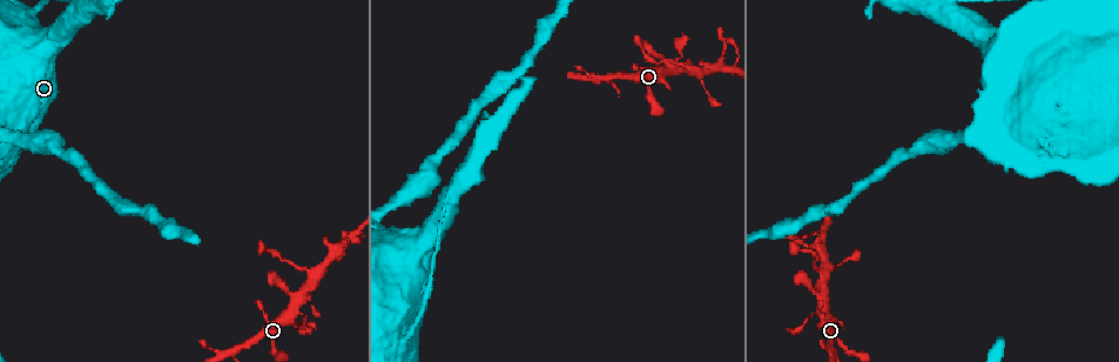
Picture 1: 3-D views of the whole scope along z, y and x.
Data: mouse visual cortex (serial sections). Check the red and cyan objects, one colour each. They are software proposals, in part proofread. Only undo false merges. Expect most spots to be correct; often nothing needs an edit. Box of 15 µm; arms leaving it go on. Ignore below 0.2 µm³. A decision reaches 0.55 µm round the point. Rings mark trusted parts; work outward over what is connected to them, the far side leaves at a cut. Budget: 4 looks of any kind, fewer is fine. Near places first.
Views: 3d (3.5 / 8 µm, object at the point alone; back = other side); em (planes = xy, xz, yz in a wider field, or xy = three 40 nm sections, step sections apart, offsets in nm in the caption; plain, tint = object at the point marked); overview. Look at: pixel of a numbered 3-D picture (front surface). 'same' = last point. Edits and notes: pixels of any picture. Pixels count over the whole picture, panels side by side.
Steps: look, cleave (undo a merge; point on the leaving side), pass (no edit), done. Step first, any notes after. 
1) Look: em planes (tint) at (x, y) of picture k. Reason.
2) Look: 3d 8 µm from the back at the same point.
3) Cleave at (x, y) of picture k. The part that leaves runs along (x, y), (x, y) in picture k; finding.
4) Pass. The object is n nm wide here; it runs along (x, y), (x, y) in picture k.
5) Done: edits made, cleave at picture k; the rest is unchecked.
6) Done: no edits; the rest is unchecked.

Look: em xy step 1 (tint) at (401, 345) of picture 1.

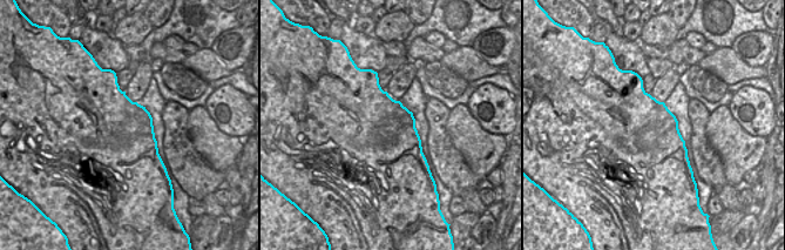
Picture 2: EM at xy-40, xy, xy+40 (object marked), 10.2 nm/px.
Look: 3d 3.5 µm at the same point.

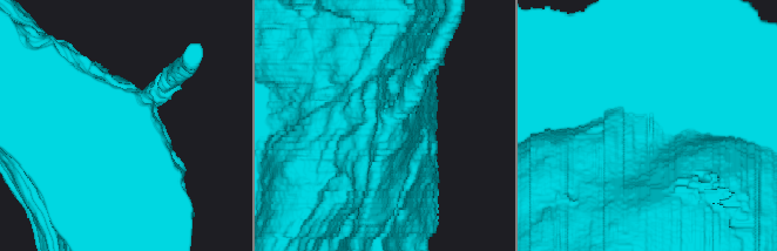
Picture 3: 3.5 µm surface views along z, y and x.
Pass. It runs along (555, 165), (630, 110) in picture 3; continuous, no second cell.

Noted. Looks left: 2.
Look: 3d 3.5 µm at (1072, 95) of picture 1.

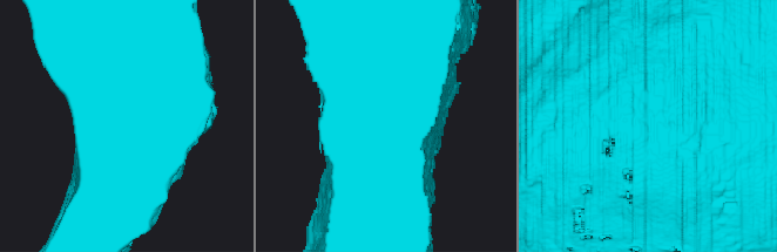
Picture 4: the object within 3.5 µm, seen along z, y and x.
Look: em xy step 2 (tint) at (645, 123) of picture 4.

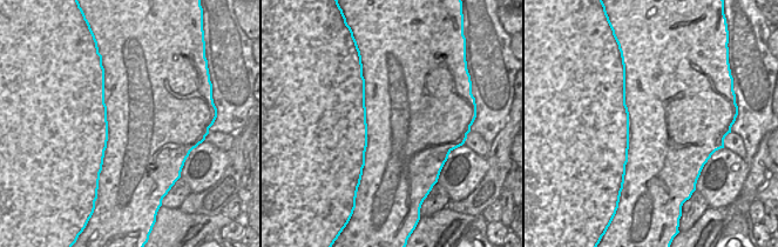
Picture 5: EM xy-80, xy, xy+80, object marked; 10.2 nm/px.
Pass. All the same cell.

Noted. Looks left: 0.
Done: no edits; the rest is unchecked.

